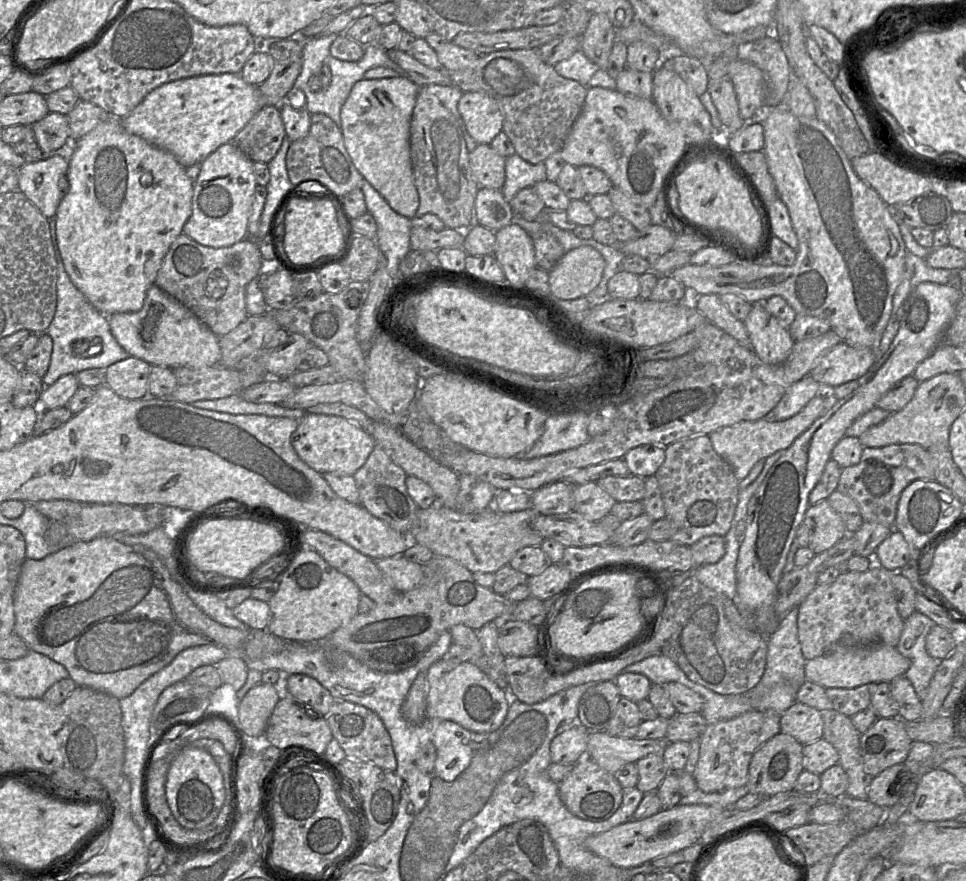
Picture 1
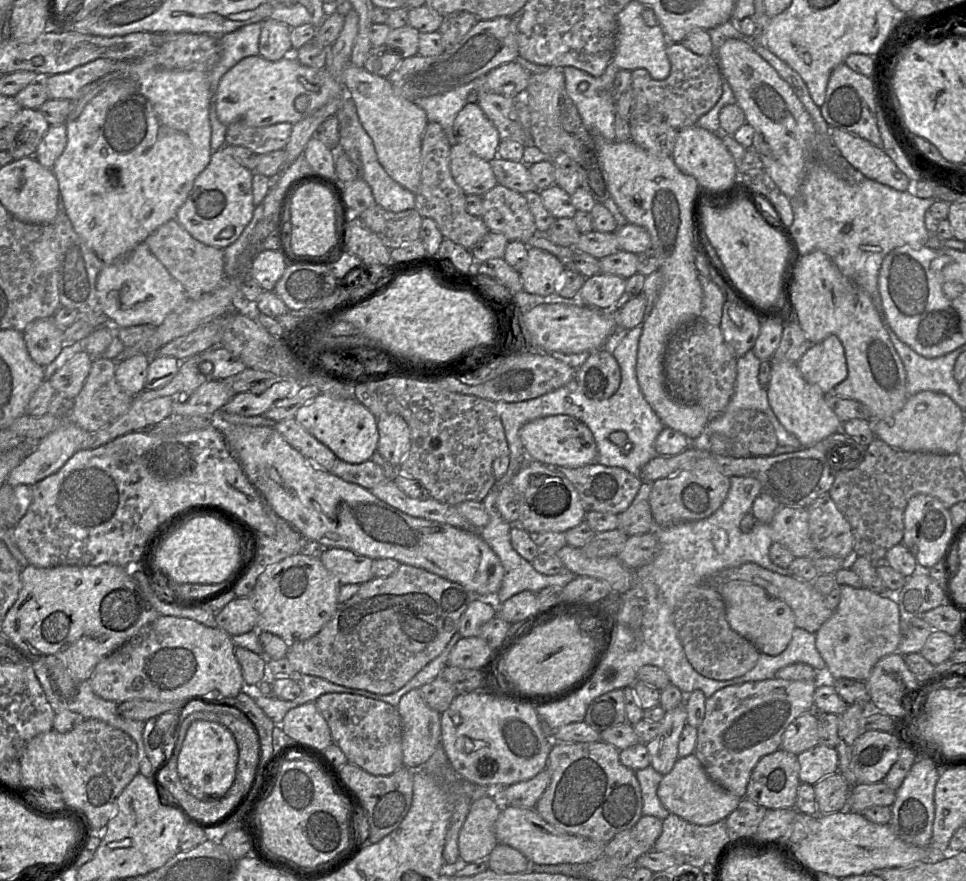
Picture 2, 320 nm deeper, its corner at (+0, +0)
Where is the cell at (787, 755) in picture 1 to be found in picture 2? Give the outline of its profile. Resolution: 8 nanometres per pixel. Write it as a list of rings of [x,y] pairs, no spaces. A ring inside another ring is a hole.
[[[781,748],[765,755],[753,768],[745,798],[767,810],[795,808],[800,785],[797,755]]]

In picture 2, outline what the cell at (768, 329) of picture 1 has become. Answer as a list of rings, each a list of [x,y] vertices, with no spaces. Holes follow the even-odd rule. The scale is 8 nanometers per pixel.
[[[781,362],[771,365],[767,397],[779,422],[800,441],[803,448],[811,447],[842,430],[843,422],[826,404],[825,394],[802,377],[797,363]]]

